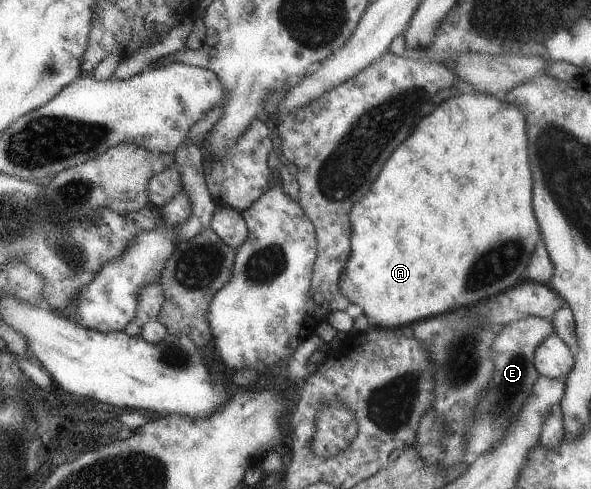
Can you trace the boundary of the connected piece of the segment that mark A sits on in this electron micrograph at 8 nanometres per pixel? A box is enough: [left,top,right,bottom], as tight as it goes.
[338,88,541,328]

